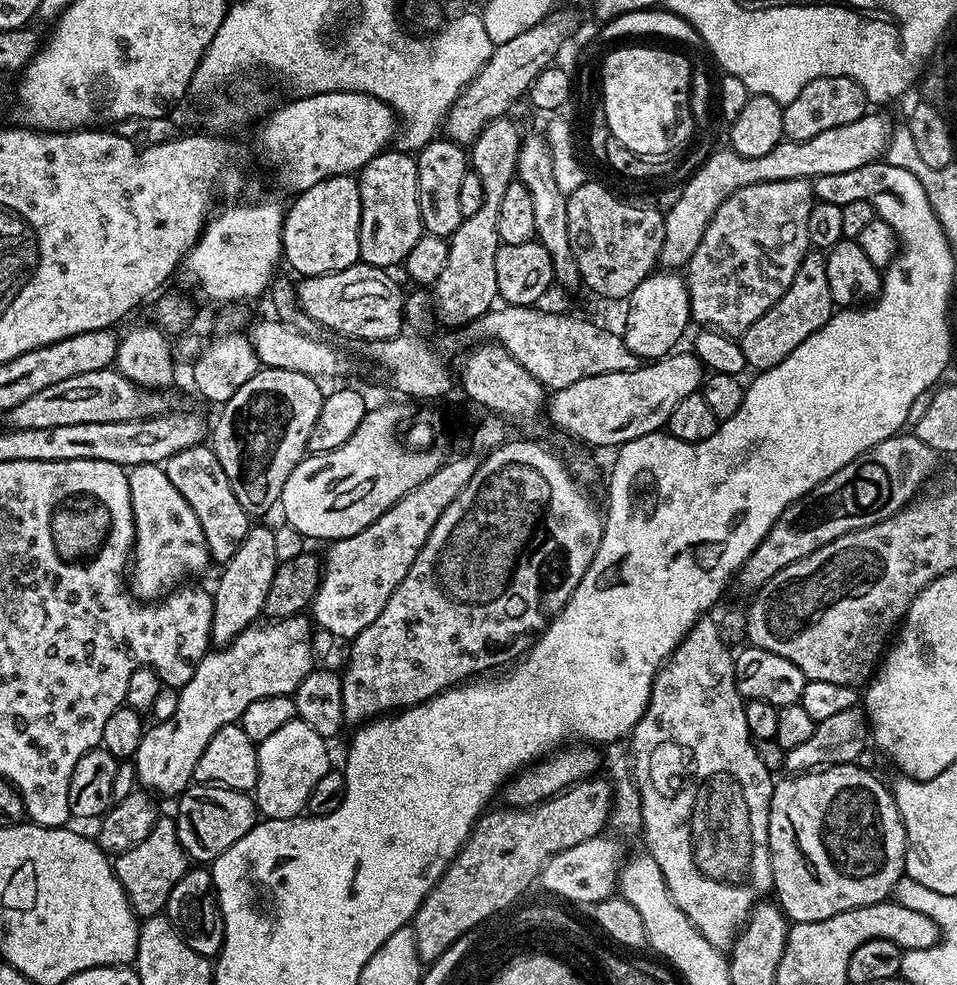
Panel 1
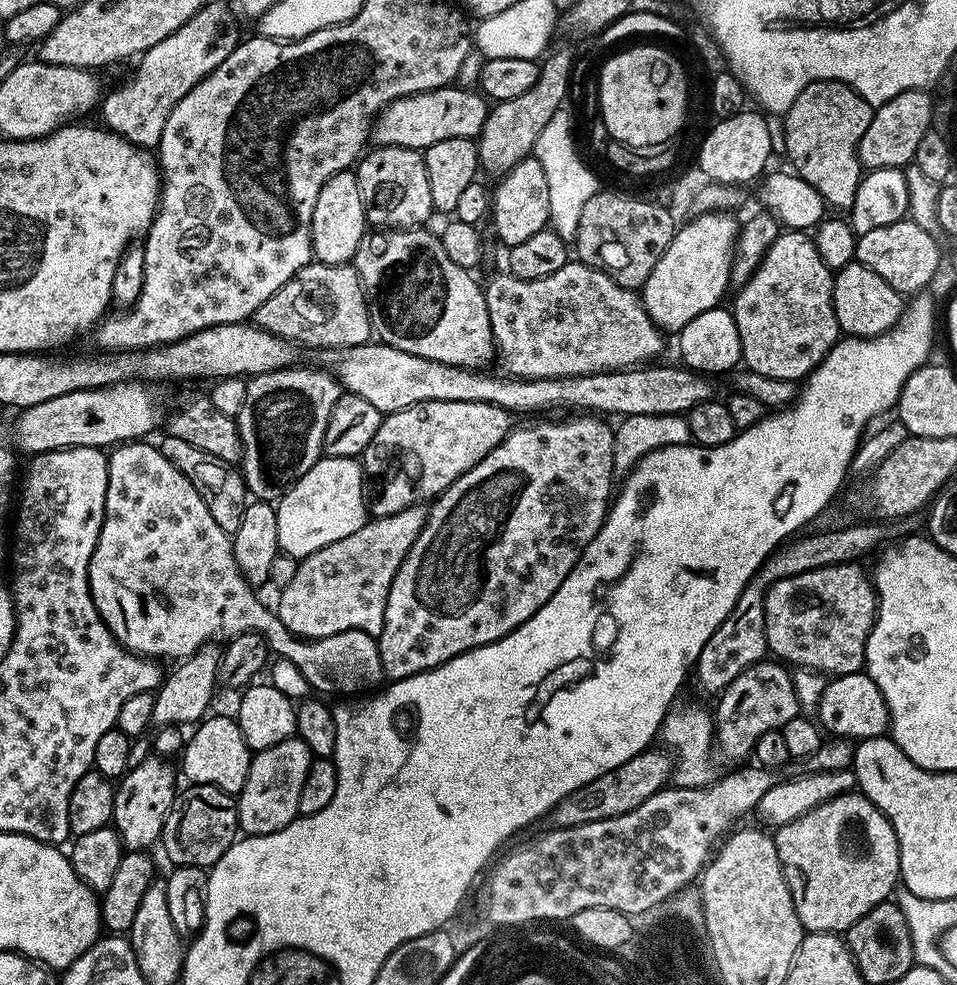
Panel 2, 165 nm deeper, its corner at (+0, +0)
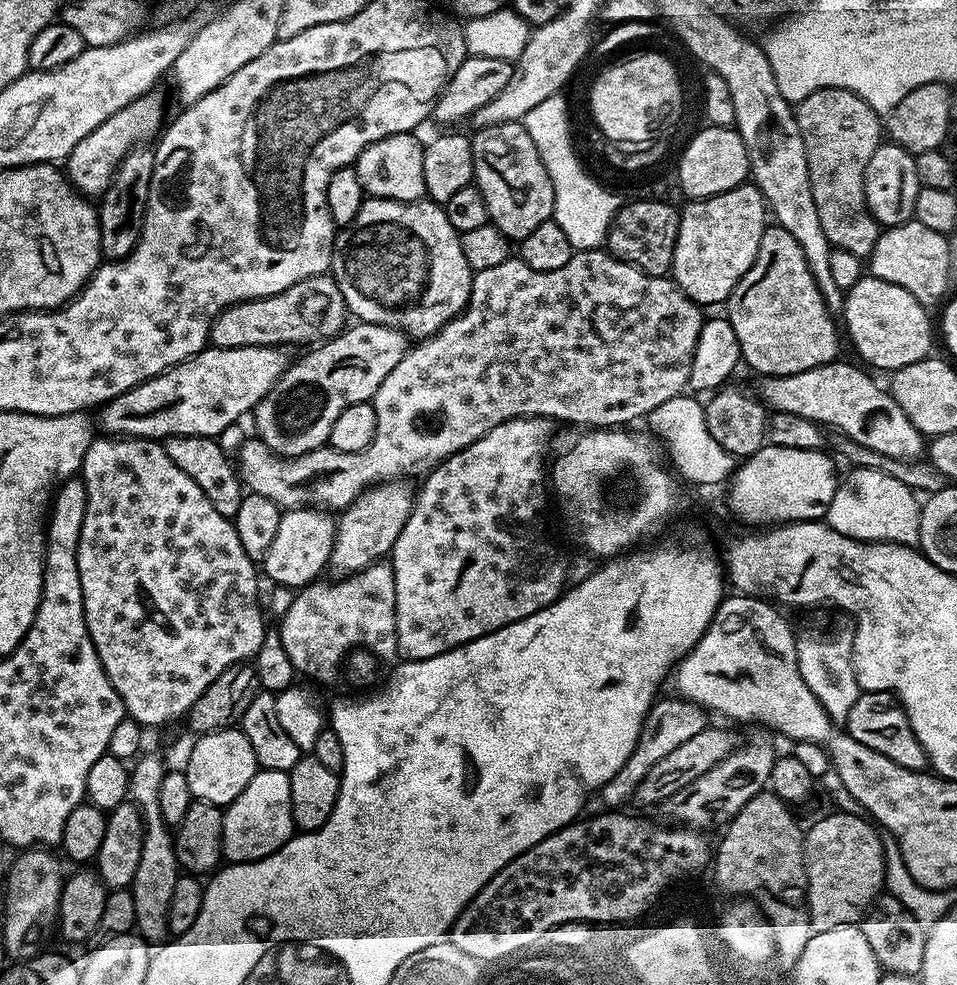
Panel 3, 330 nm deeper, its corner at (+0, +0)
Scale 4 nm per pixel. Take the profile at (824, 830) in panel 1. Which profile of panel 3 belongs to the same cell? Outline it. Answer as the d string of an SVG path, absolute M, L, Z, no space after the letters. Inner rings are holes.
M854 812L833 813L822 817L812 829L809 827L804 838L808 917L813 932L856 924L884 888L884 842L877 825Z

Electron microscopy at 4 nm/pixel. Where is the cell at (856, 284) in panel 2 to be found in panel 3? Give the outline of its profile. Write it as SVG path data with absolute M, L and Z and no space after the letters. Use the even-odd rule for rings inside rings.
M866 274L853 288L847 289L842 328L869 369L885 368L885 373L891 374L902 366L910 366L910 362L929 359L932 320L928 312L929 309L920 304L914 294L902 290L902 286L894 286L894 282L882 282L882 278Z

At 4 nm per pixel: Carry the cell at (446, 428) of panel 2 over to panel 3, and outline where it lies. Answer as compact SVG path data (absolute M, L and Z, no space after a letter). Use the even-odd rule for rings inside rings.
M403 479L386 480L367 488L350 507L343 509L336 520L336 537L330 561L331 571L336 571L335 575L343 578L351 576L354 572L360 572L366 566L383 561L391 553L394 542L398 542L398 534L402 534L406 518L410 518L413 499L414 488L411 488L408 482Z

